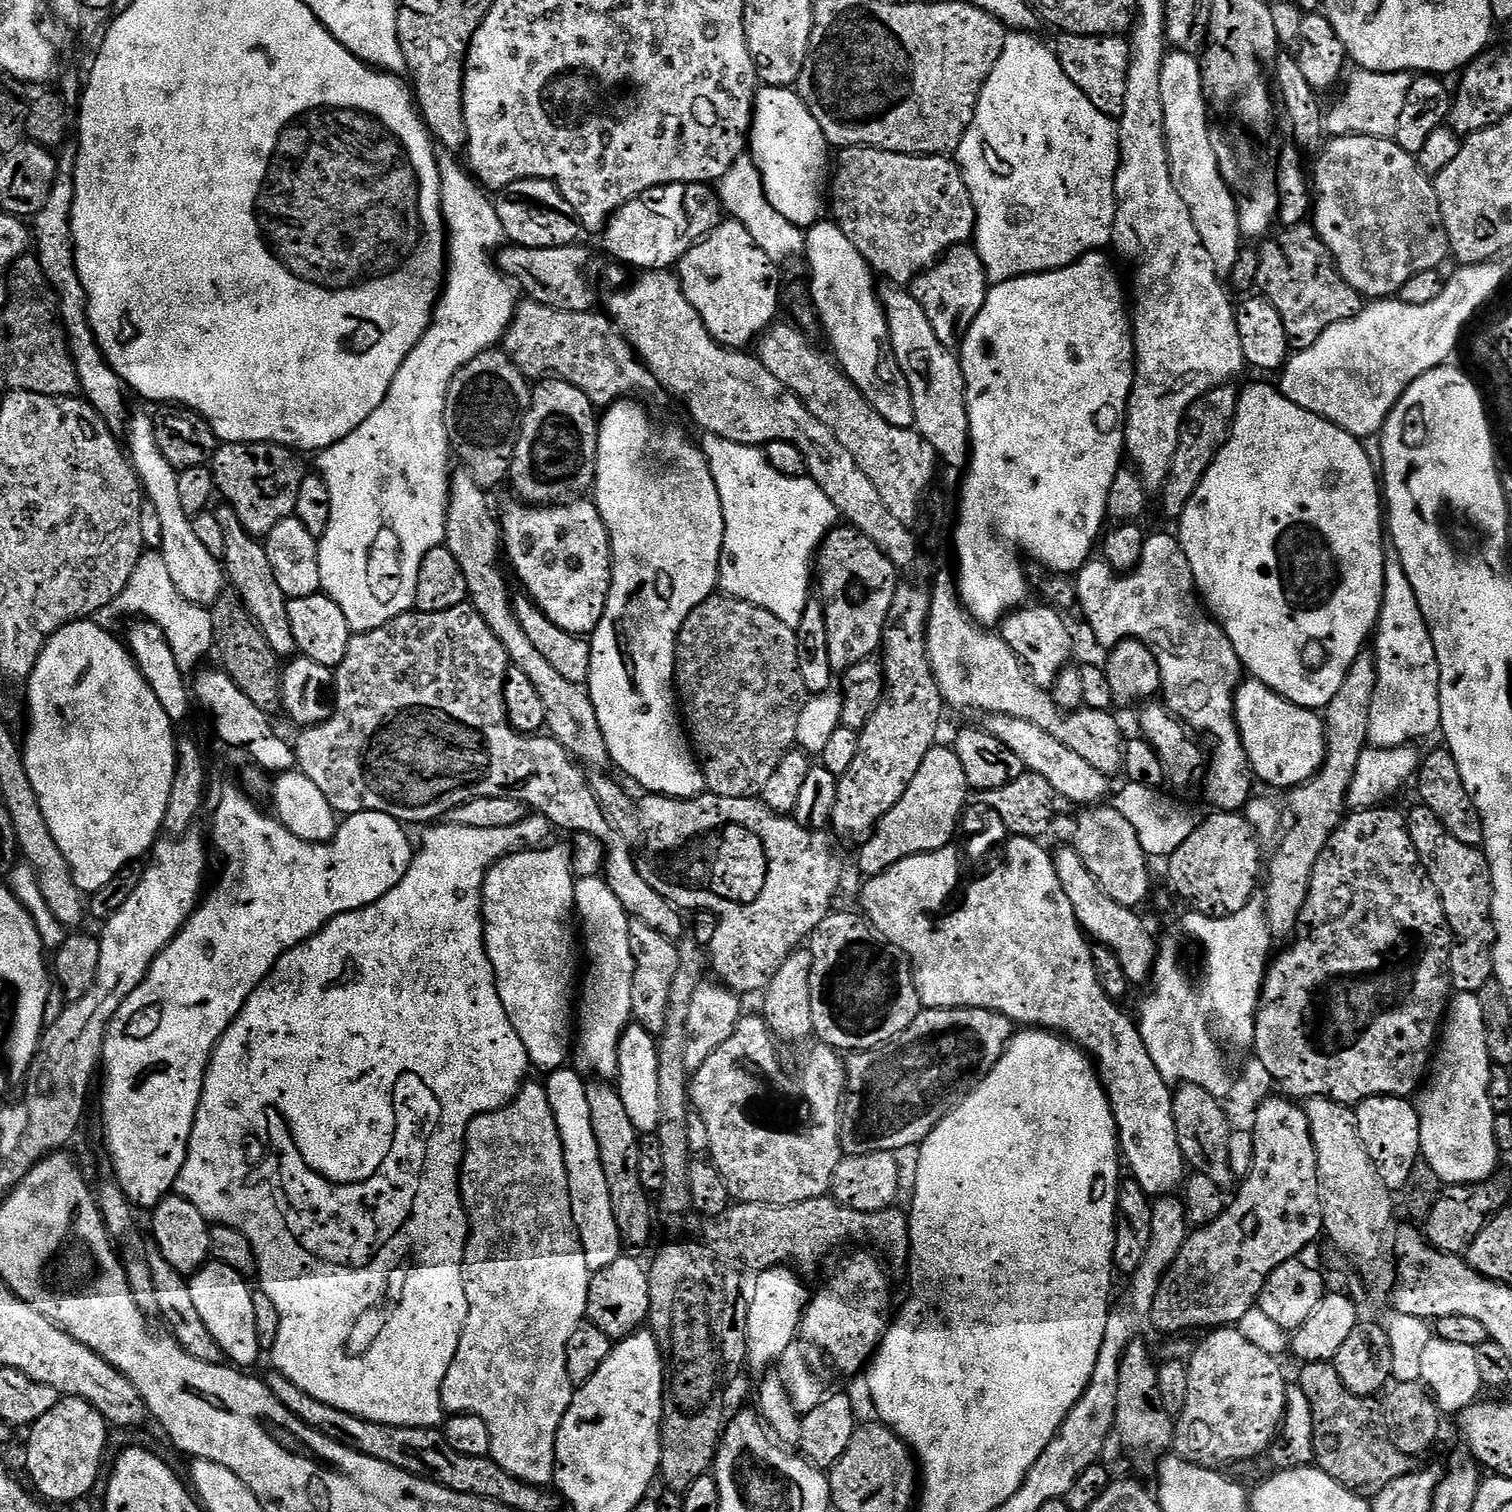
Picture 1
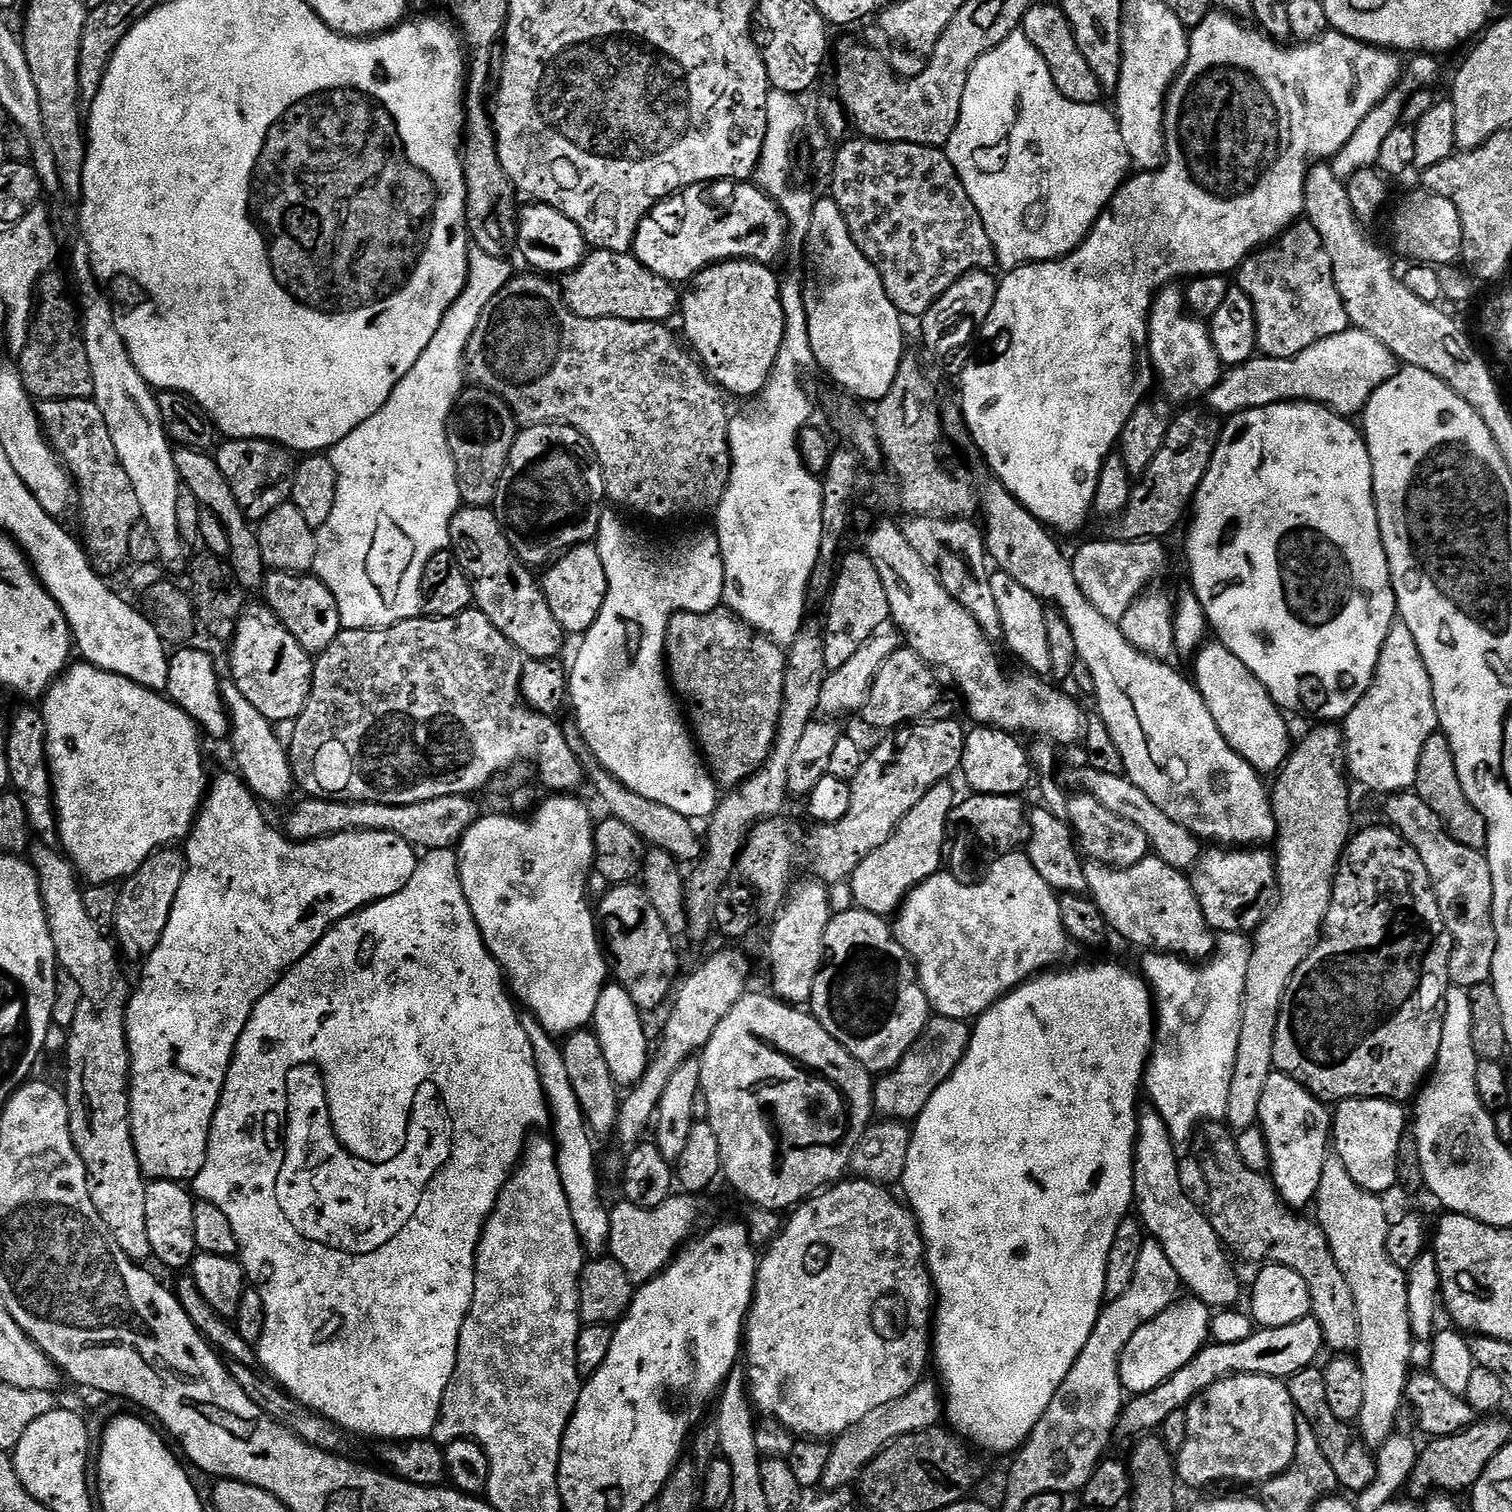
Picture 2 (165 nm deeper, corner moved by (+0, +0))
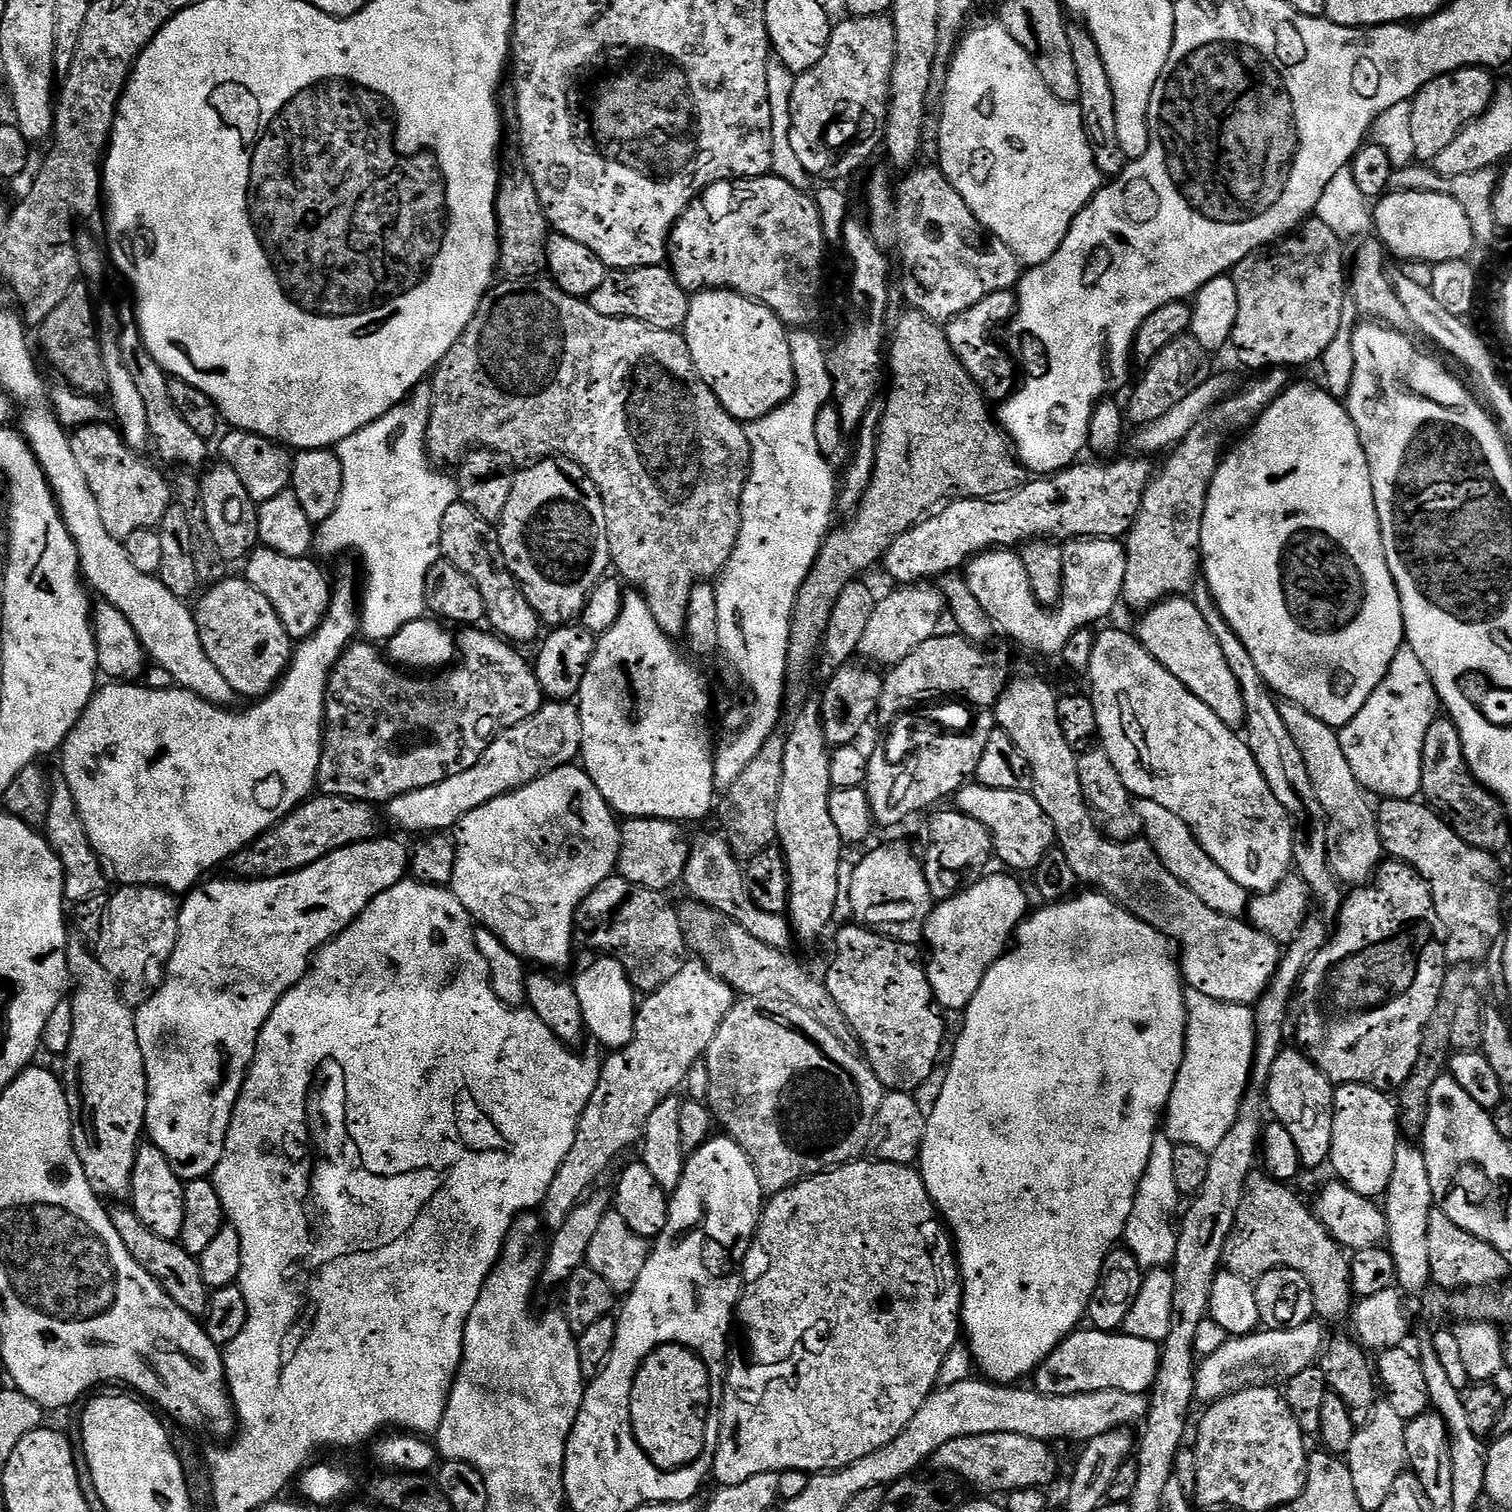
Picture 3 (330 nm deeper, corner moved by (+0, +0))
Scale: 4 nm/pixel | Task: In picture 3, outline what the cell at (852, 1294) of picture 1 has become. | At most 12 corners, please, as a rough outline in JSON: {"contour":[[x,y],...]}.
{"contour":[[911,1164],[765,1203],[720,1488],[894,1442],[962,1336]]}

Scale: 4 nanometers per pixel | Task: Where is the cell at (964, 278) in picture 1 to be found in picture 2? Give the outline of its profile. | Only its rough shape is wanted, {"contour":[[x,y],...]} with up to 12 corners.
{"contour":[[968,272],[924,316],[924,344],[944,360],[983,325],[1000,289]]}

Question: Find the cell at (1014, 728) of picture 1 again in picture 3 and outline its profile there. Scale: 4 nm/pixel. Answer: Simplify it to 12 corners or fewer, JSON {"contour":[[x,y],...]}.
{"contour":[[1136,800],[1143,839],[1210,910],[1240,918],[1238,886],[1190,826],[1158,802]]}

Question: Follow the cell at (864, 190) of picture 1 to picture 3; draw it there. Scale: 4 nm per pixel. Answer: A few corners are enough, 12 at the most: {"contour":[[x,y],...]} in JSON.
{"contour":[[939,167],[868,180],[909,309],[947,325],[1020,283]]}

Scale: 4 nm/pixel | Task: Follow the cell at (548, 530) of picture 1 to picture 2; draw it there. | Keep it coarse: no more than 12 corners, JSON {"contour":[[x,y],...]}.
{"contour":[[595,543],[547,565],[542,587],[565,633],[583,634],[608,589]]}

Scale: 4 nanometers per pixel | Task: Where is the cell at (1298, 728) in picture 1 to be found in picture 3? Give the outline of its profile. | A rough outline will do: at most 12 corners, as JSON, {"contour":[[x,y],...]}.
{"contour":[[1187,595],[1139,619],[1138,639],[1226,726],[1246,702]]}

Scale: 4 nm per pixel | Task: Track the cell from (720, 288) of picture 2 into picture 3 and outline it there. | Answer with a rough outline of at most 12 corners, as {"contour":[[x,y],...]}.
{"contour":[[731,288],[689,299],[682,335],[741,422],[796,388],[789,329]]}

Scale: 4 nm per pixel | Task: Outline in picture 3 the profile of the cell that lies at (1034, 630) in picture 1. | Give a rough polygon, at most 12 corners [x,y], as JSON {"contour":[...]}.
{"contour":[[1069,540],[1053,609],[1034,598],[1017,551],[964,570],[993,625],[1061,655],[1123,597],[1120,540]]}

